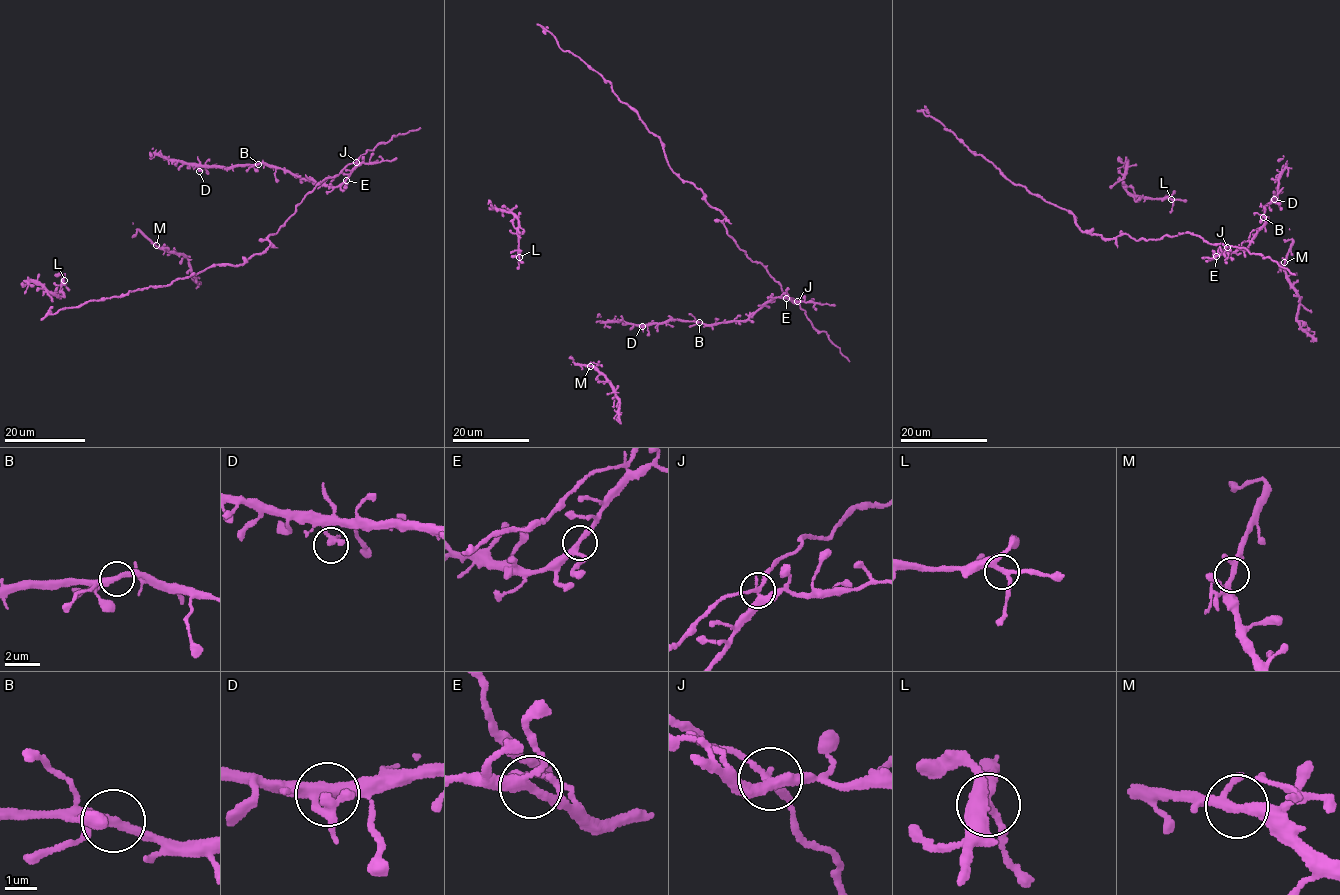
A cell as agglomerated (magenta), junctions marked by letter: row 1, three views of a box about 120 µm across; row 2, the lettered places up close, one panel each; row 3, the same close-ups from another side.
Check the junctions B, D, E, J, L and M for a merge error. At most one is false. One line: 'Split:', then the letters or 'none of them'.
Split: J

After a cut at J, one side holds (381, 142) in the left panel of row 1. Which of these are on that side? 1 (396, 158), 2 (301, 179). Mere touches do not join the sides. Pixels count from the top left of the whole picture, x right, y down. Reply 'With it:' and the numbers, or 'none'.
With it: none

